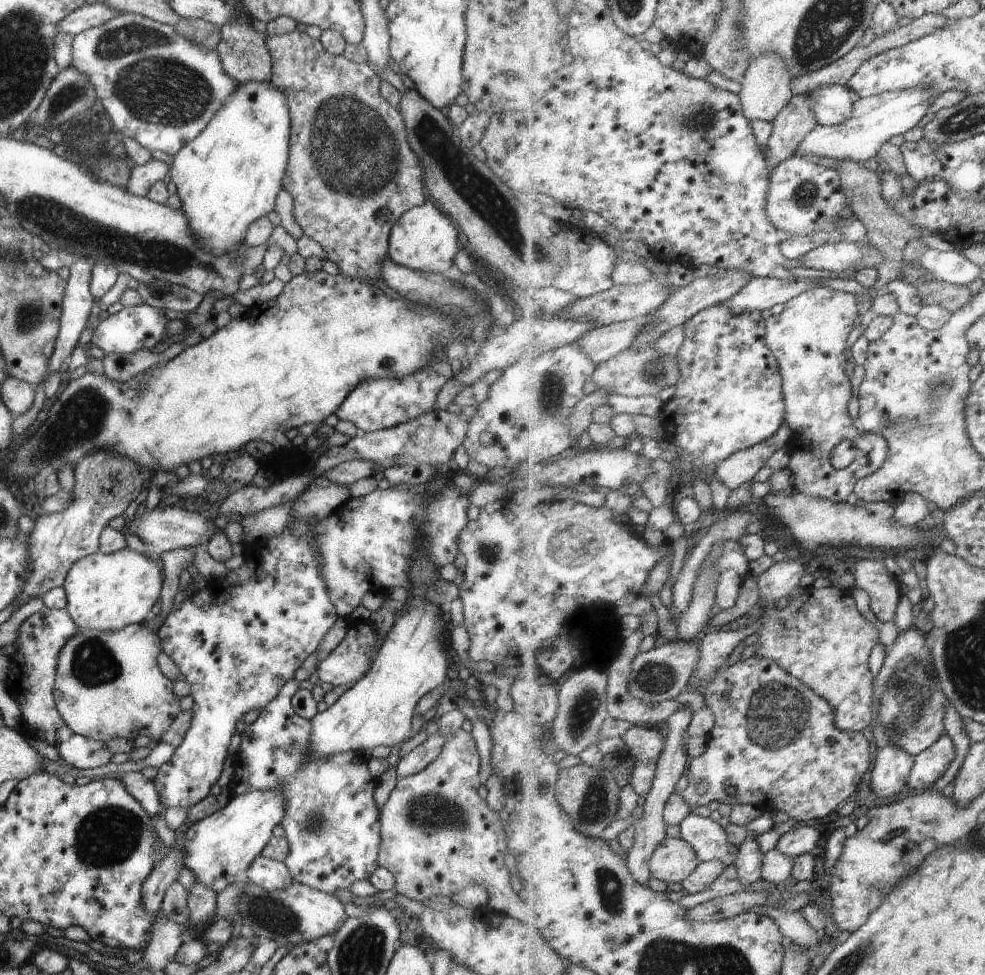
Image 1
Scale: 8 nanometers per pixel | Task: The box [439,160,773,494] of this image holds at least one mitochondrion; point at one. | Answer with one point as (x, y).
(553, 390)

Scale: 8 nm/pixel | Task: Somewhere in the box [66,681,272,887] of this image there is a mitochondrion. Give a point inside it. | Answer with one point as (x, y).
(109, 835)

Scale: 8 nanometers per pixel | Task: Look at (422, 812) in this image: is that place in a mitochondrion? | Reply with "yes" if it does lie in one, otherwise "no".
yes

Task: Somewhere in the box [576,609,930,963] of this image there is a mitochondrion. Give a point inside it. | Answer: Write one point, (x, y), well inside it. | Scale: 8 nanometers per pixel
(775, 716)

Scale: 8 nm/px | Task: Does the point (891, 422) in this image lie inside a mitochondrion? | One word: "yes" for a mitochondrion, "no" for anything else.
yes

